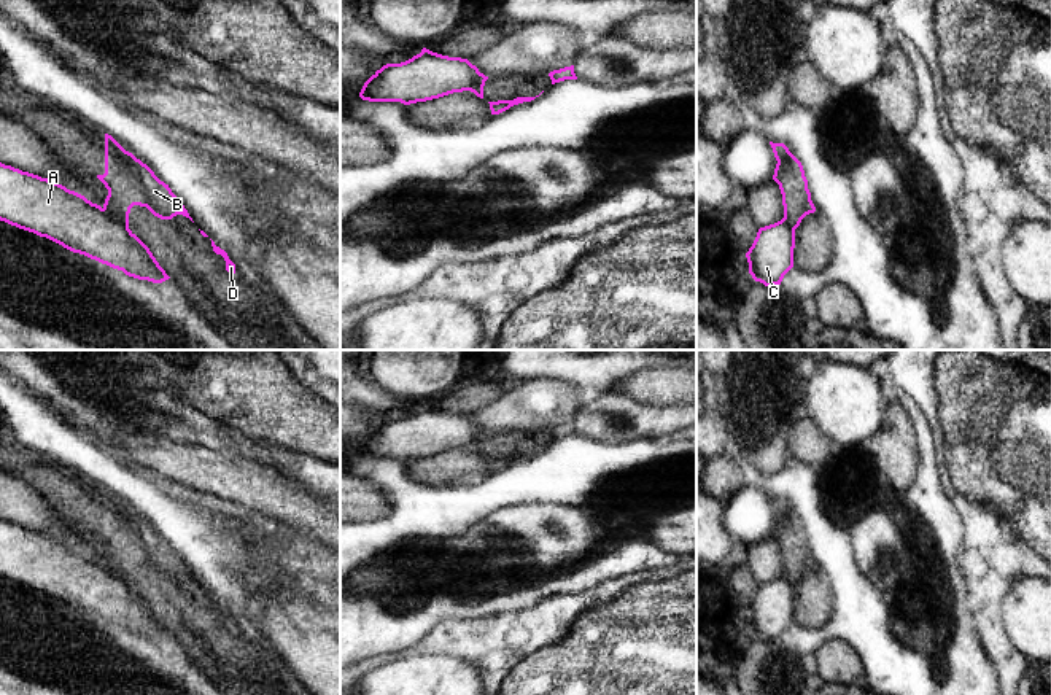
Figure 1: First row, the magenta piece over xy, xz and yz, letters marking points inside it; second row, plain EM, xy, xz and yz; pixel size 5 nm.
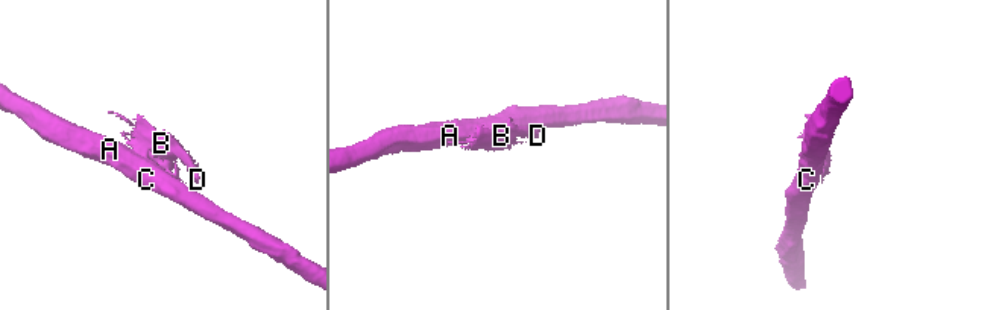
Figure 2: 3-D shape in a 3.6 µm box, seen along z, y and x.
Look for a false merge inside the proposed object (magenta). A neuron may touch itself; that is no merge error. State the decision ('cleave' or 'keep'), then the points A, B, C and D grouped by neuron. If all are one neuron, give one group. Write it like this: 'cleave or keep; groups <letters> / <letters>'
cleave; groups A C / B D

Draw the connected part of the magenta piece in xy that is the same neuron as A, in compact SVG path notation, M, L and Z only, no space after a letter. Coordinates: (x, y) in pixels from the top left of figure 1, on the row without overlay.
M2 518L0 577L46 593L129 633L153 639L170 635L129 582L100 561L59 539Z

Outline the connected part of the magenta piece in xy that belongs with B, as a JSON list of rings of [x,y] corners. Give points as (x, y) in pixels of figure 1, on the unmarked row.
[[[105,490],[105,530],[97,534],[108,546],[103,566],[126,582],[134,561],[146,563],[161,576],[183,571],[192,577],[169,541],[108,490]]]

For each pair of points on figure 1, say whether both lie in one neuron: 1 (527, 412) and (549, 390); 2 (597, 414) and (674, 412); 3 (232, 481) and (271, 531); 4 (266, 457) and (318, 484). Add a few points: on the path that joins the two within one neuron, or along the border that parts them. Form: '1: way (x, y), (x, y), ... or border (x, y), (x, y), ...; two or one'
1: way (531, 407), (544, 395); one
2: way (616, 415), (655, 415); one
3: border (240, 509), (294, 536); two
4: way (279, 458), (306, 471); one

